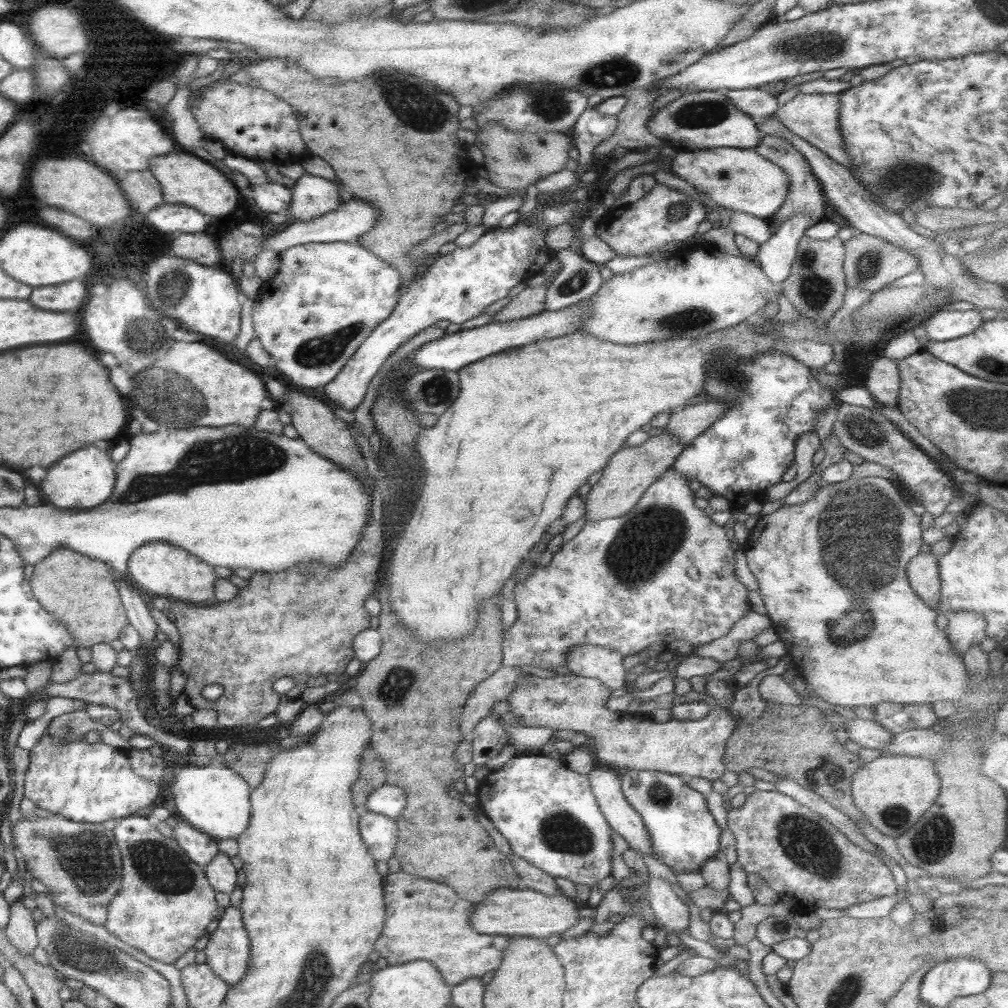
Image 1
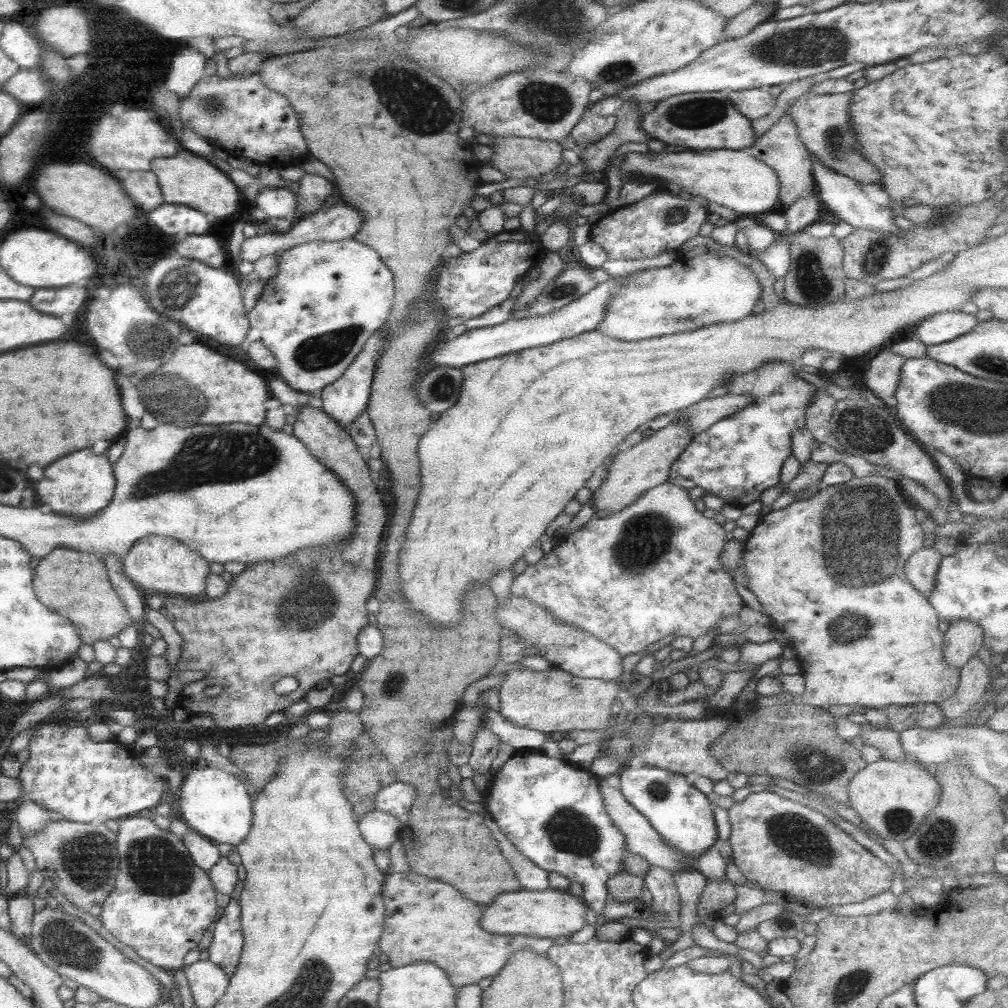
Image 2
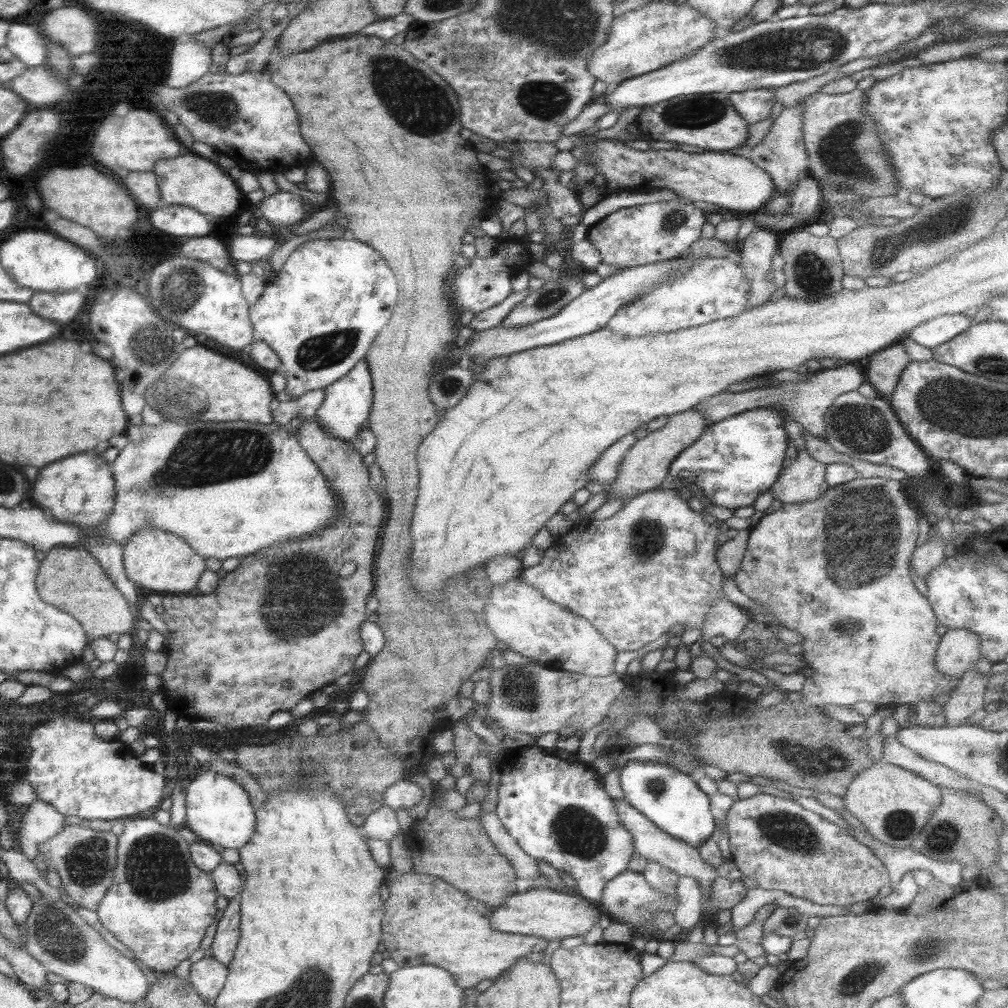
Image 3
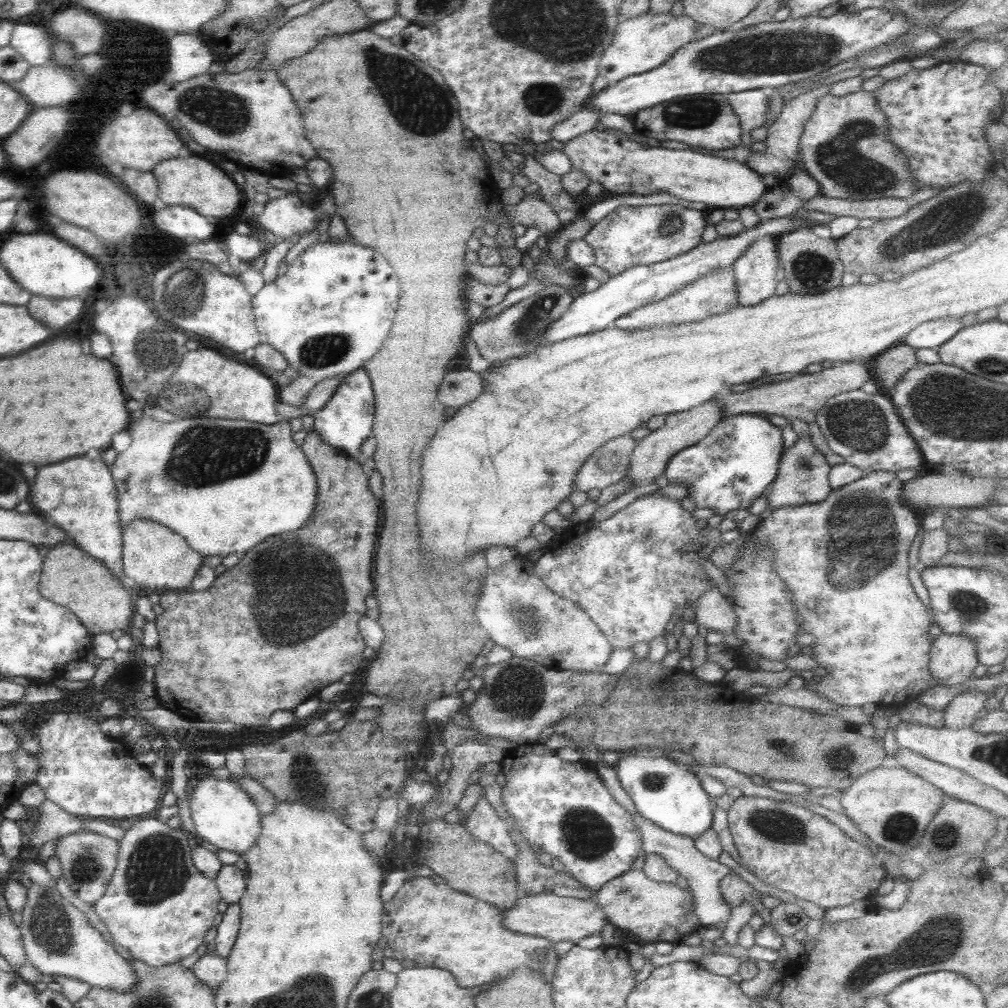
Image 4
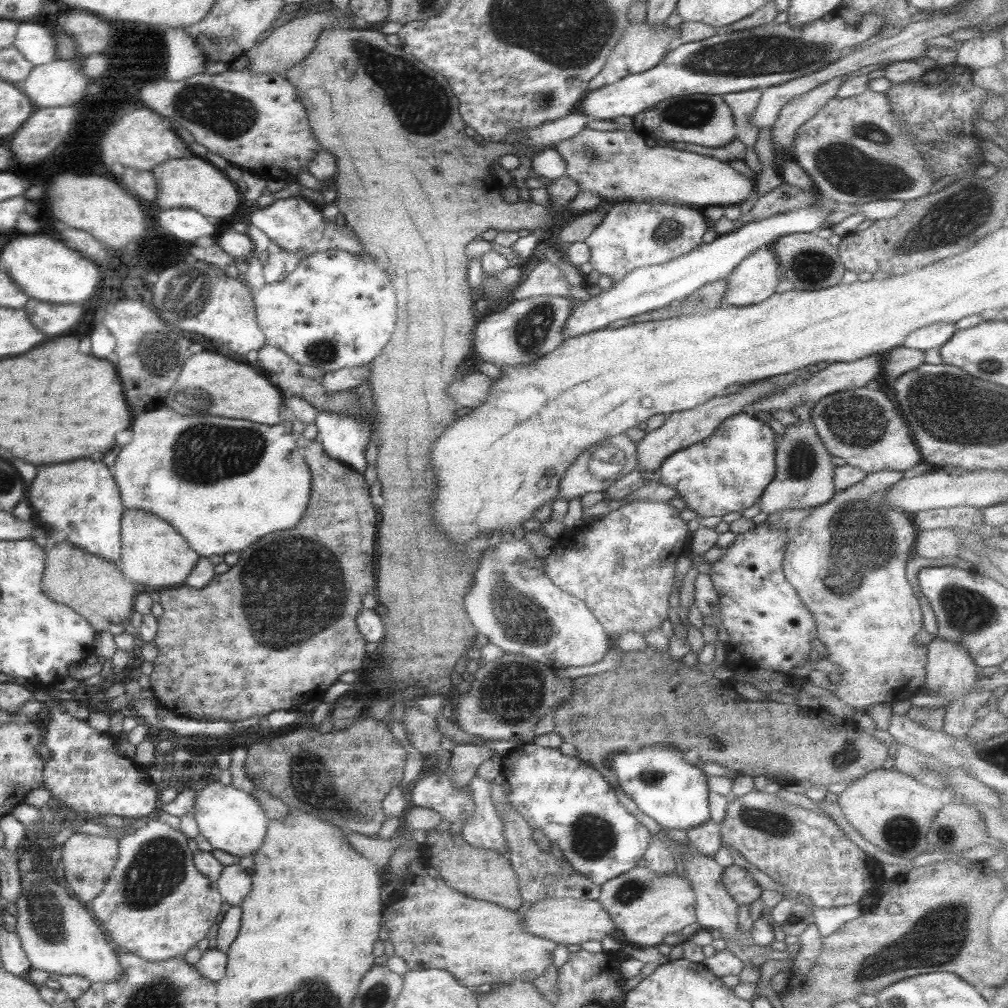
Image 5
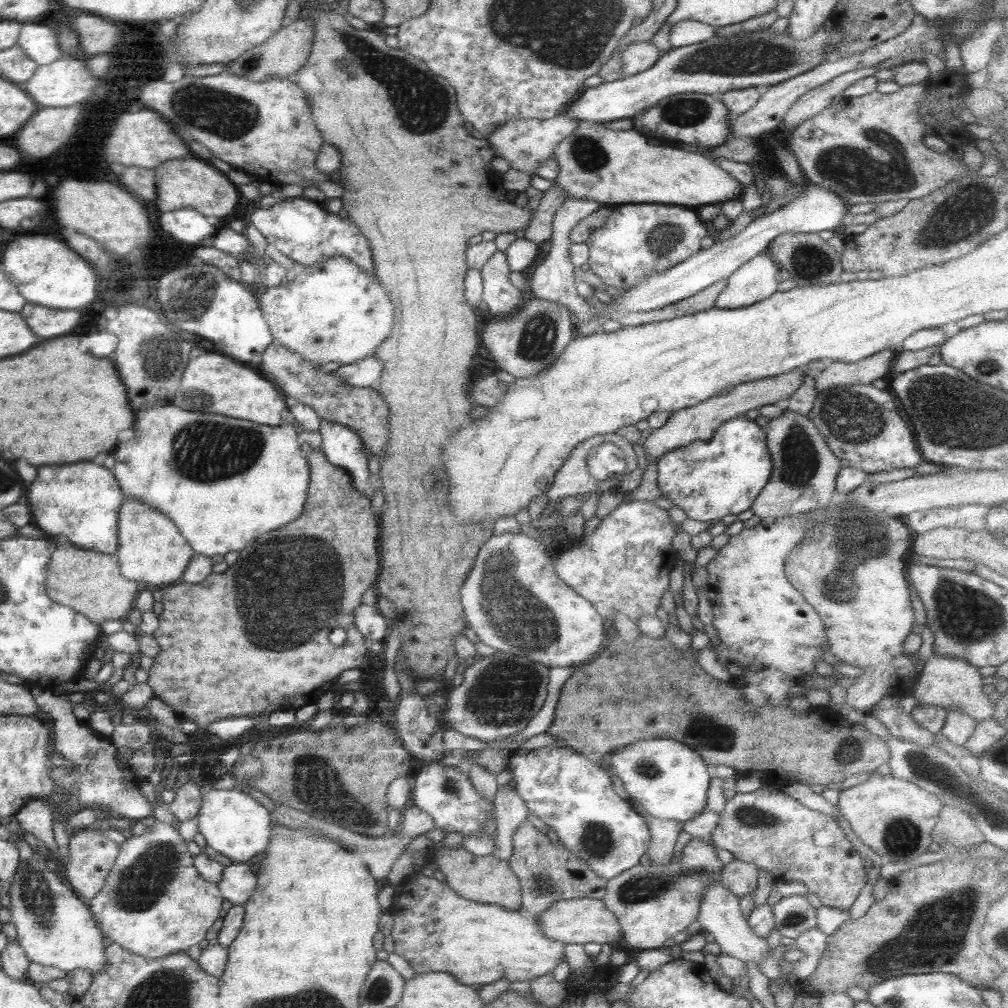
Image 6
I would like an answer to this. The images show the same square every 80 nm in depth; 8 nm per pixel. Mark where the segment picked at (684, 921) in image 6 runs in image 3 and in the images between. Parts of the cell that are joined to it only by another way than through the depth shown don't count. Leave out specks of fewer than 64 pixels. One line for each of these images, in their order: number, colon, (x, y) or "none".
3: (627, 898)
4: (631, 902)
5: (644, 906)

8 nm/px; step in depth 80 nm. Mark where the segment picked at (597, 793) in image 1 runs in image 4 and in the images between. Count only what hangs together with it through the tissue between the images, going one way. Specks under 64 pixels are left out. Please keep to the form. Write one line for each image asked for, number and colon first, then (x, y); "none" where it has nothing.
2: (639, 837)
3: (649, 842)
4: (702, 874)

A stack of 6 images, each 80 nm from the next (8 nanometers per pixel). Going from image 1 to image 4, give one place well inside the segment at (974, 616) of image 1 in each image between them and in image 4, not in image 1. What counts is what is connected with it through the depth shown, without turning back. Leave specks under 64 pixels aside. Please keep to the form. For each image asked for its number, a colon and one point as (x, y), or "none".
2: (962, 639)
3: (957, 650)
4: (952, 657)

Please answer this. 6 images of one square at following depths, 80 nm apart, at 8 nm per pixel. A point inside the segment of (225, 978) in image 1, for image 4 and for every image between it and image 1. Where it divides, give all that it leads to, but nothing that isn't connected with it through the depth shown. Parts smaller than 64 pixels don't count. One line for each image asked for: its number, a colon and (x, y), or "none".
2: (226, 942)
3: (226, 936)
4: (227, 924)

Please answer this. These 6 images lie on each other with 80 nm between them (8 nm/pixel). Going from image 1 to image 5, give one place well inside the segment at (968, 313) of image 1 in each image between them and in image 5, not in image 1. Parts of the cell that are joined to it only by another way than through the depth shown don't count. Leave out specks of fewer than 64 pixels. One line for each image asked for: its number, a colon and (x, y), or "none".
2: (941, 327)
3: (935, 331)
4: (928, 335)
5: (932, 336)

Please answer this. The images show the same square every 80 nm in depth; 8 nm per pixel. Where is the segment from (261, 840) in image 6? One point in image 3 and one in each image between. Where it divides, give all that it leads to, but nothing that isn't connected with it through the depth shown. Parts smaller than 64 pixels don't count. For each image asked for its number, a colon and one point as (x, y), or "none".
3: (218, 811)
4: (221, 813)
5: (232, 821)

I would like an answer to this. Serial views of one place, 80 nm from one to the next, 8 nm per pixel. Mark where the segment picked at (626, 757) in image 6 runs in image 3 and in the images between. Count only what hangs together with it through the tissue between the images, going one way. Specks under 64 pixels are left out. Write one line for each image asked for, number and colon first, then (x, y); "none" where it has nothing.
3: (670, 799)
4: (671, 798)
5: (671, 791)

